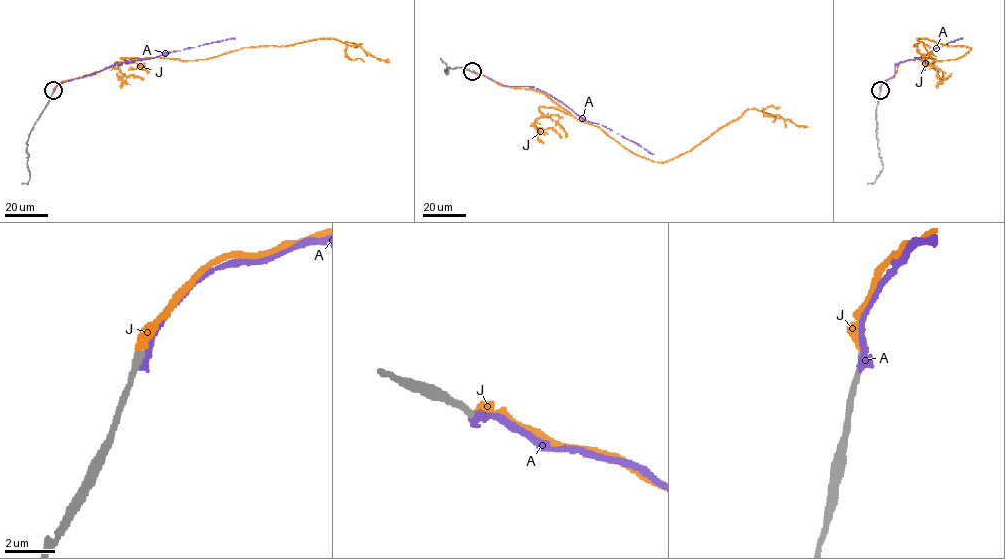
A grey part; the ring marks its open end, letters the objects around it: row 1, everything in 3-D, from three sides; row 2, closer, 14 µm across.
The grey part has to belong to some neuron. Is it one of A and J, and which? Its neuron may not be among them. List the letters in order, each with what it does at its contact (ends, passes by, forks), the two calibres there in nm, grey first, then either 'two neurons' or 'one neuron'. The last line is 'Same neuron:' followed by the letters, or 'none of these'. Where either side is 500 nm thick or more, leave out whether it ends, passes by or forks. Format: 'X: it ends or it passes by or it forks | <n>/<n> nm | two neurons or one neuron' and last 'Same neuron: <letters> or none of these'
A: it ends | 300/320 nm | two neurons
J: it ends | 280/400 nm | one neuron
Same neuron: J

